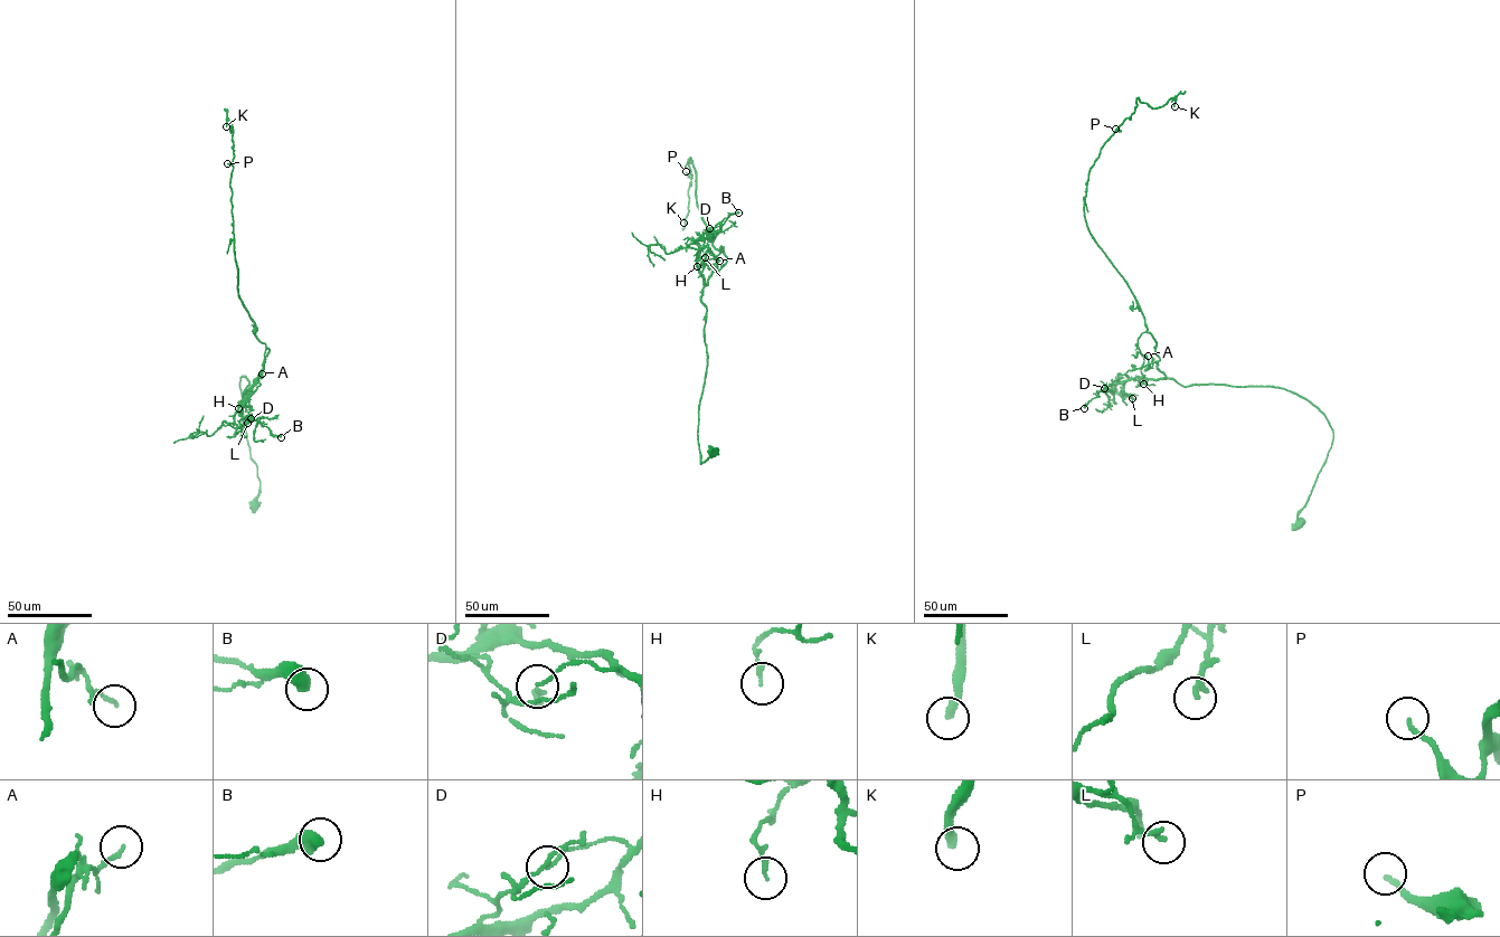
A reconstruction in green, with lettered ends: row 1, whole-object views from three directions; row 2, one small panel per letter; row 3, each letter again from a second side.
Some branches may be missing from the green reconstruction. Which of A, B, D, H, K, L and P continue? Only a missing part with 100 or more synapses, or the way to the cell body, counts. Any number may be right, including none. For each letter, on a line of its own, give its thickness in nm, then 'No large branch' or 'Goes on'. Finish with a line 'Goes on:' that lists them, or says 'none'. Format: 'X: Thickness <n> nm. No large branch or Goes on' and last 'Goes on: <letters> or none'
A: Thickness 140 nm. No large branch
B: Thickness 550 nm. No large branch
D: Thickness 80 nm. No large branch
H: Thickness 130 nm. No large branch
K: Thickness 280 nm. Goes on
L: Thickness 150 nm. No large branch
P: Thickness 160 nm. No large branch
Goes on: K

